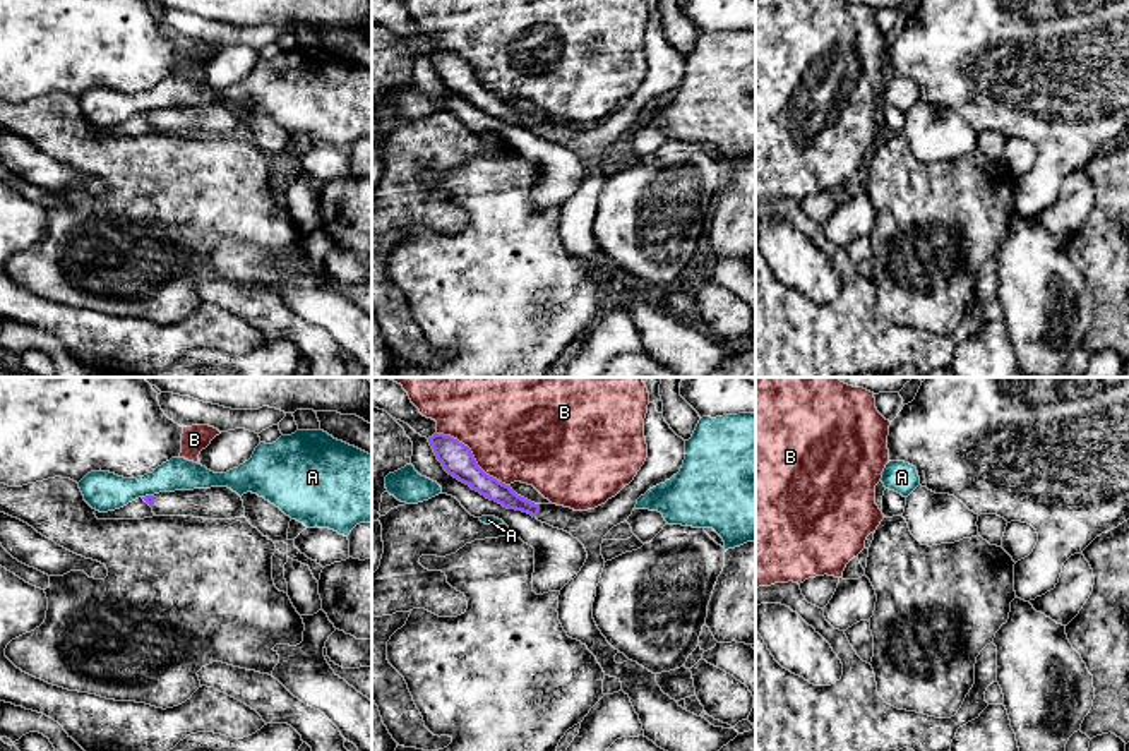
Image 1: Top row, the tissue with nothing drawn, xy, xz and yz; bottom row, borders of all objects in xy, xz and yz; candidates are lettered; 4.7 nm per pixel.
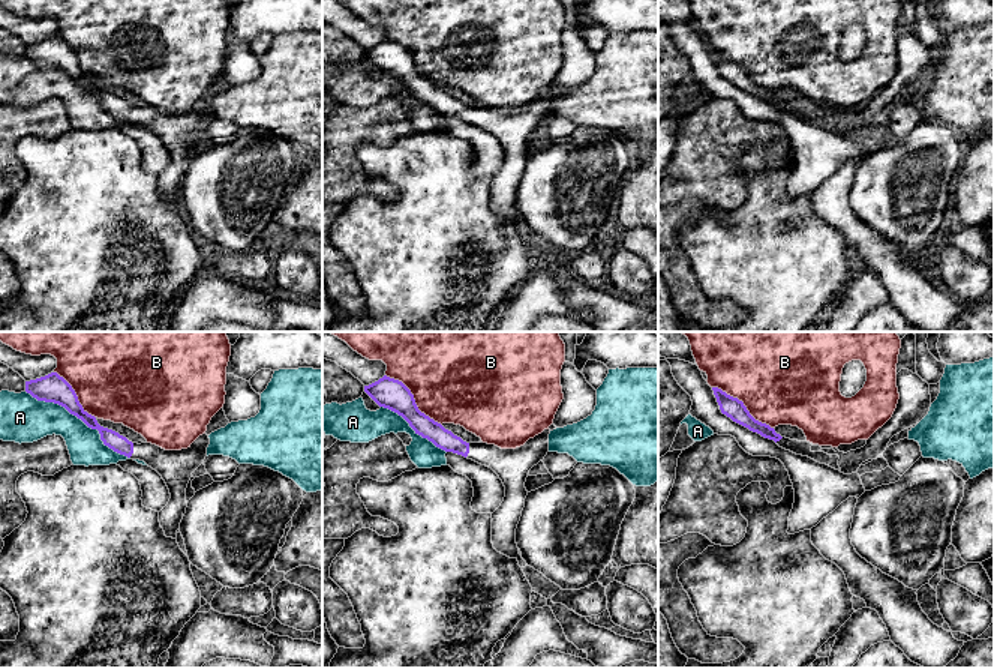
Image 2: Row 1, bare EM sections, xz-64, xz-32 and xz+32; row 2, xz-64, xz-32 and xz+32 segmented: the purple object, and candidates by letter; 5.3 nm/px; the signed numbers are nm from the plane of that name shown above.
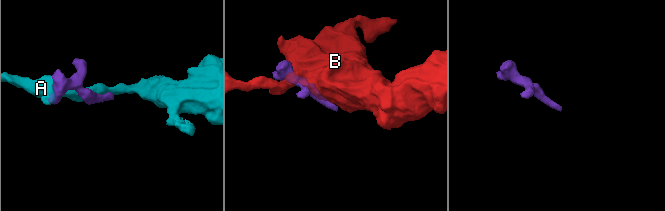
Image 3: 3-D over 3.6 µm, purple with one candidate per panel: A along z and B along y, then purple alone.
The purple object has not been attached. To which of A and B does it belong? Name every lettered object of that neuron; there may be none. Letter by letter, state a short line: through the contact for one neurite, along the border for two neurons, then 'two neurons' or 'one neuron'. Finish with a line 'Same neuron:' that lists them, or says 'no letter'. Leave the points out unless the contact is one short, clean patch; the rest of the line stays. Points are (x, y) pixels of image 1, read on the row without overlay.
A: two neurons
B: two neurons
Same neuron: no letter

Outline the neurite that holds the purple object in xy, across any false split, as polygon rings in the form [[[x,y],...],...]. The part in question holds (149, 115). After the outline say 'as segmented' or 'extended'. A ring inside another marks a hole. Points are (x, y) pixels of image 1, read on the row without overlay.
[[[228,103],[159,108],[142,113],[156,132],[235,135],[245,132],[242,113]]]; extended

